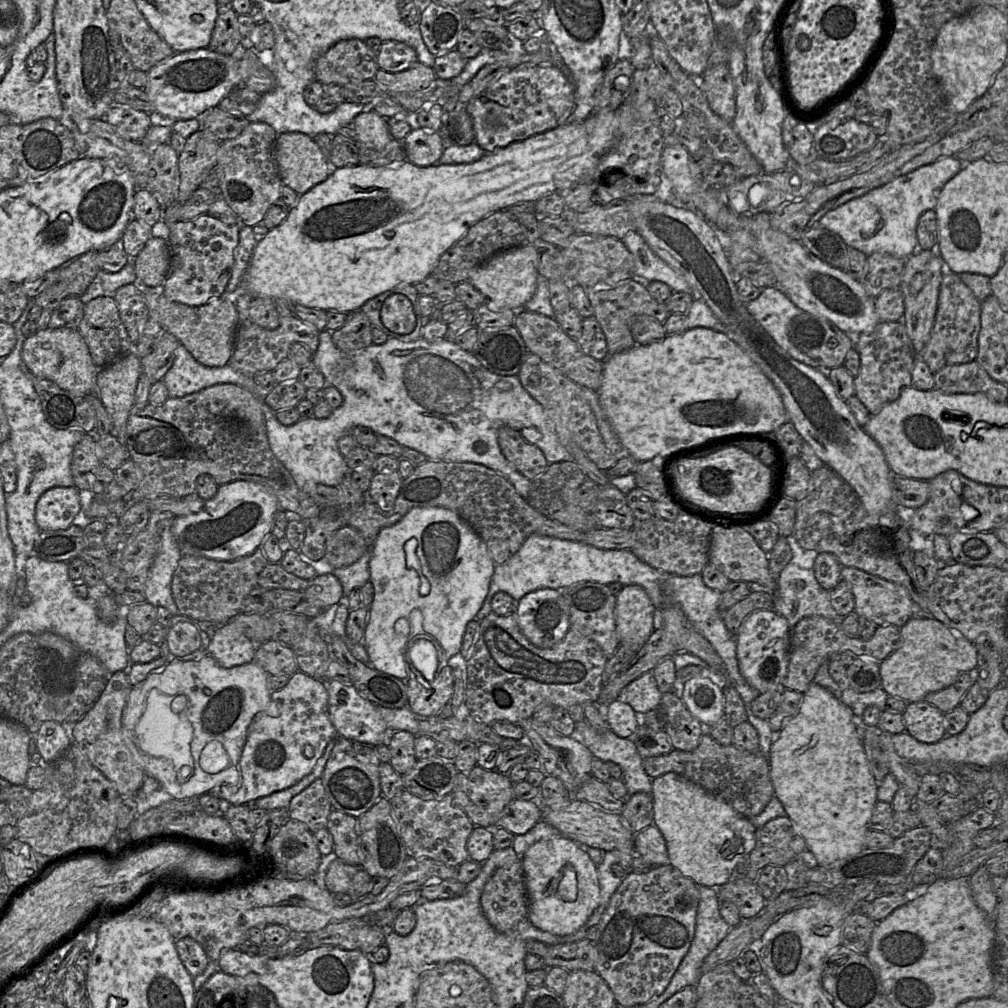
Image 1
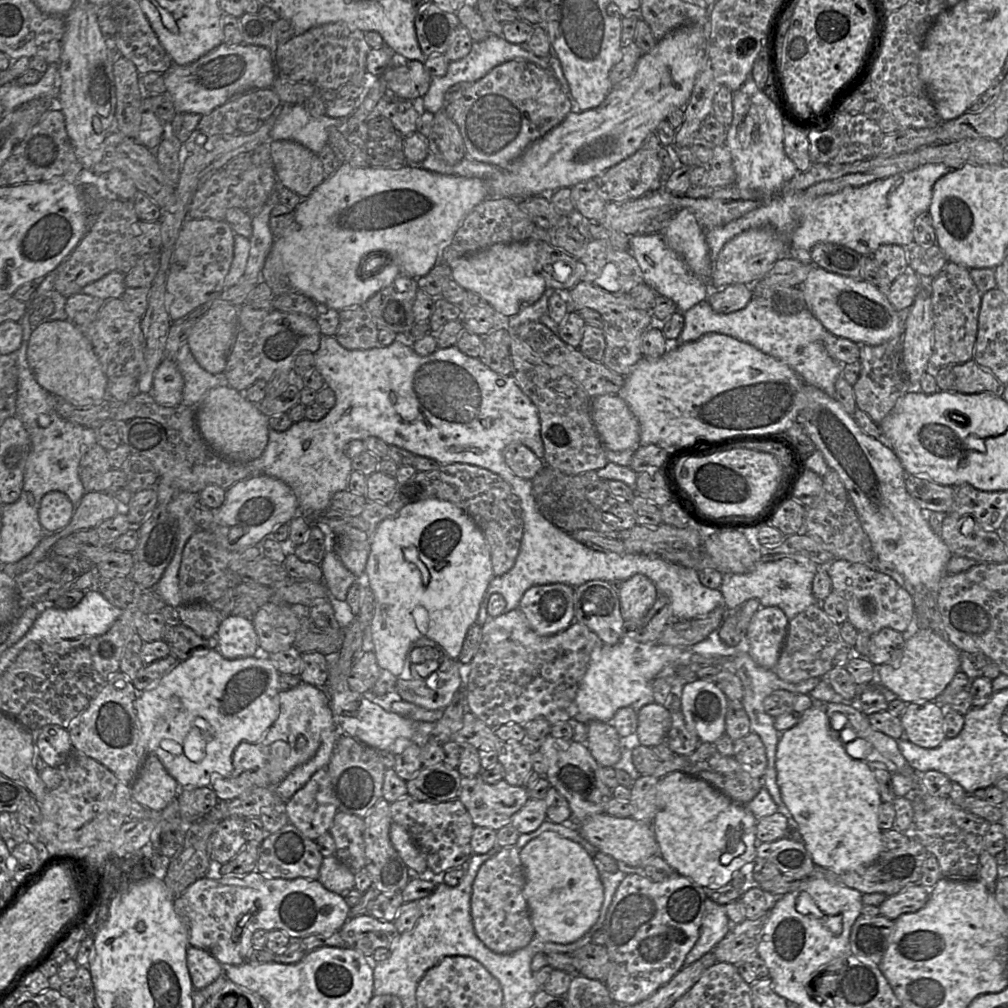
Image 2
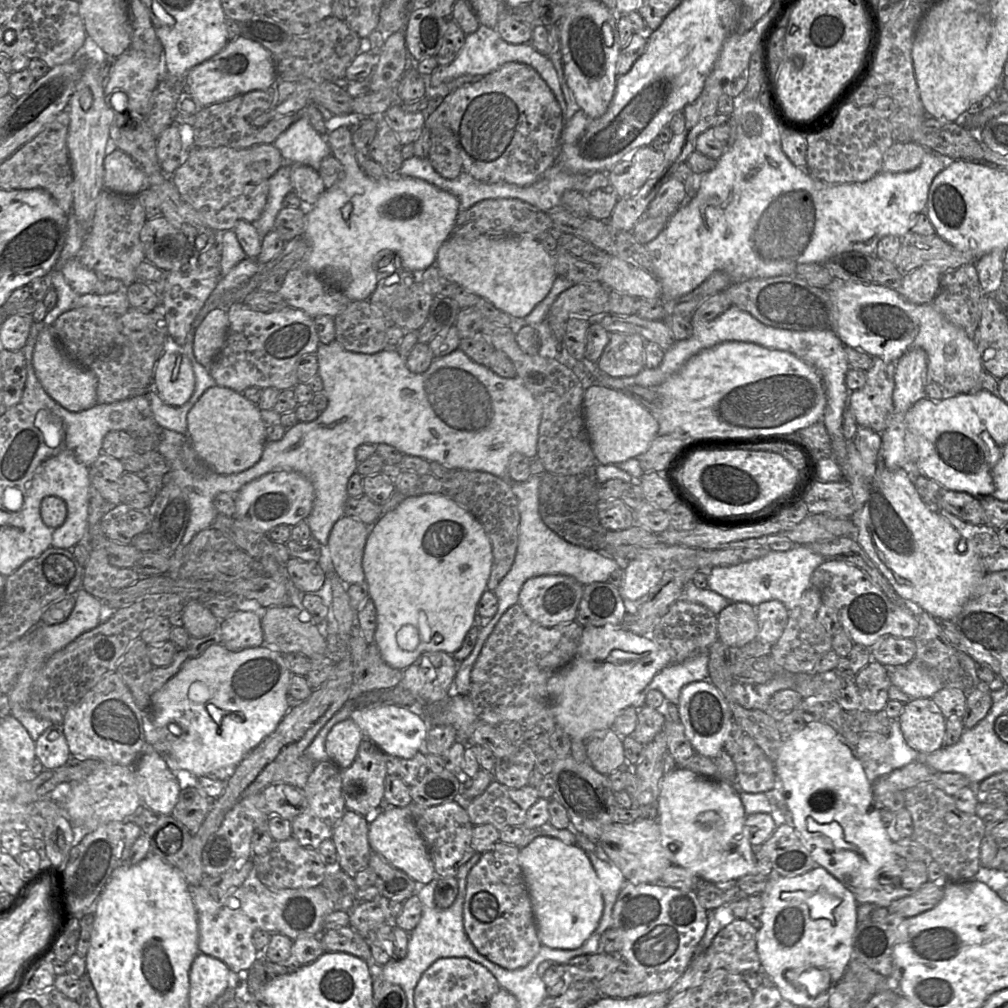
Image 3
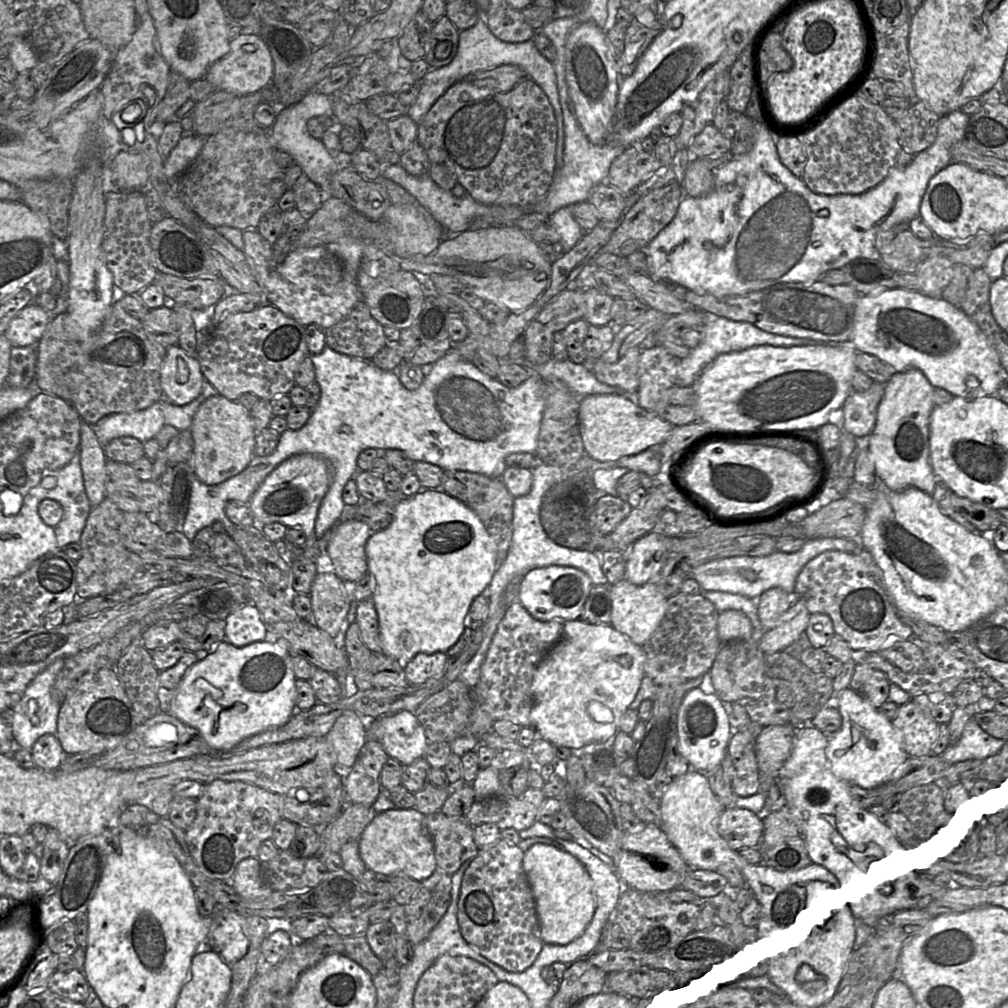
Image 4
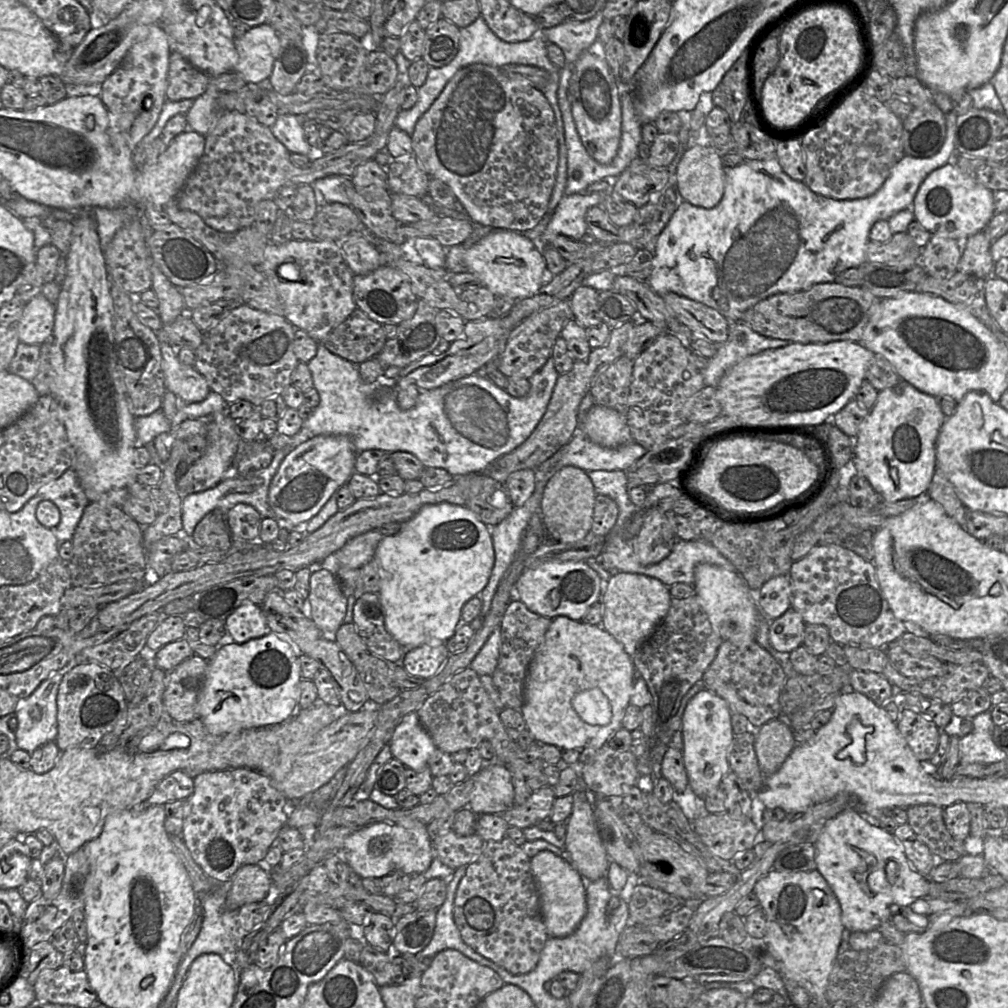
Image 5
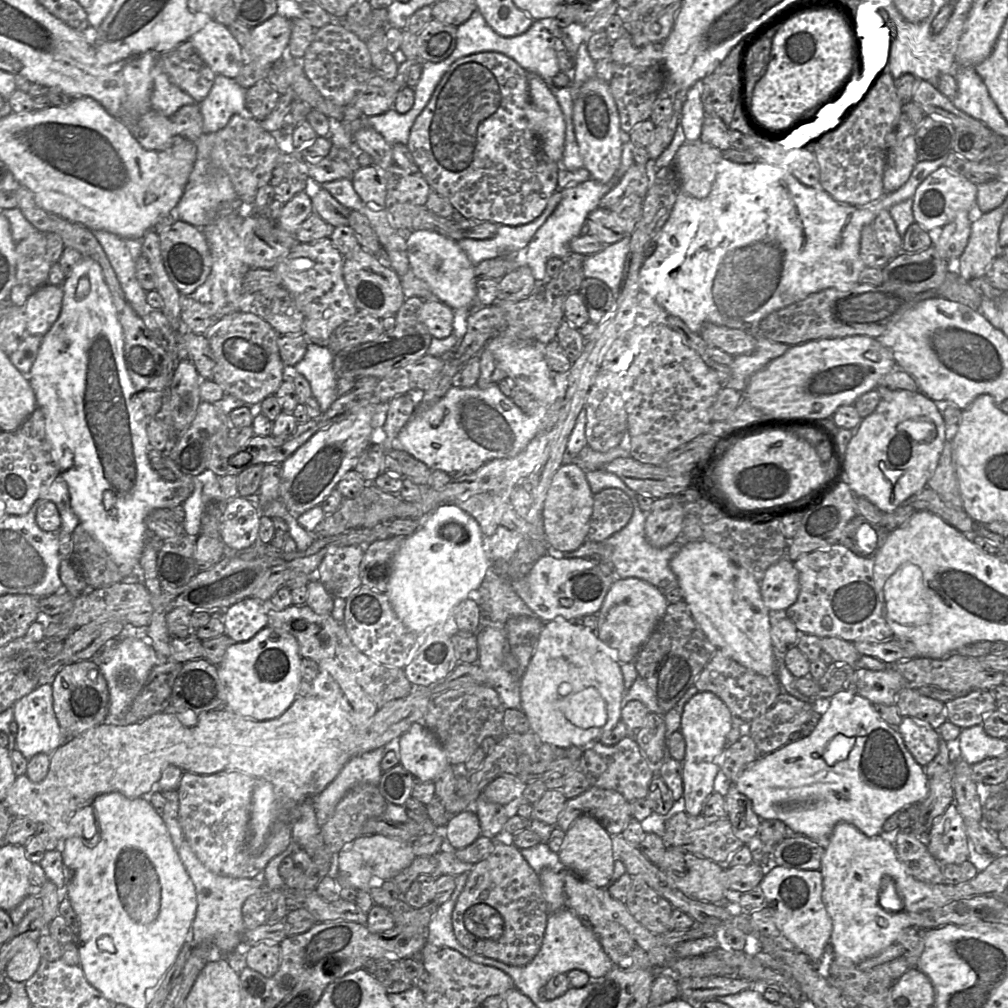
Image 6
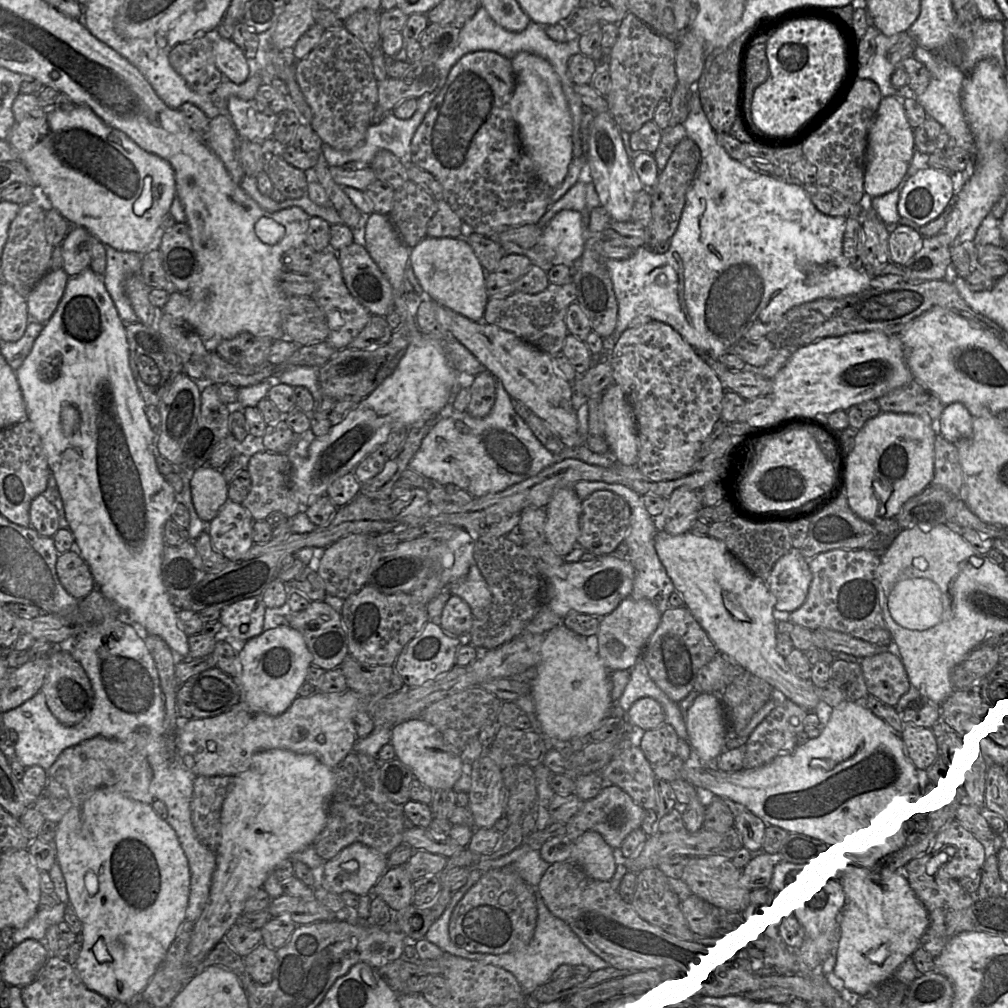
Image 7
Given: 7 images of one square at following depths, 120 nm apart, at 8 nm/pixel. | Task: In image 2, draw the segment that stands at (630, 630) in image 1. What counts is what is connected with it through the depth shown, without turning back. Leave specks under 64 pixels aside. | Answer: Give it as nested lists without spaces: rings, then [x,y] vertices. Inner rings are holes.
[[[642,574],[625,580],[619,591],[620,611],[624,621],[642,618],[657,598],[654,583]]]

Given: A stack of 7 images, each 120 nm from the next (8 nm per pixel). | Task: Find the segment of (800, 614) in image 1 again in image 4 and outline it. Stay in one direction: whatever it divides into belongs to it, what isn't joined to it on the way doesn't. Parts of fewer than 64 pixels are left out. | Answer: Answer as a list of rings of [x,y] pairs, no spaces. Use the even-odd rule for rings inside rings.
[[[817,538],[807,540],[802,548],[795,553],[775,551],[762,557],[734,556],[712,560],[696,567],[693,570],[693,579],[701,586],[702,591],[719,591],[743,595],[753,600],[766,590],[779,587],[793,596],[795,582],[802,568],[817,555],[829,551],[841,551],[857,554],[862,547],[858,539],[847,538]]]

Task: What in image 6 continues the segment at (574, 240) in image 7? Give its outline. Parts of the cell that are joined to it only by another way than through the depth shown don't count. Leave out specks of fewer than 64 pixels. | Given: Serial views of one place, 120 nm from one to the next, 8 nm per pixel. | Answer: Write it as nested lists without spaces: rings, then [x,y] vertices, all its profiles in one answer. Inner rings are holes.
[[[593,179],[587,180],[571,189],[564,189],[564,196],[555,213],[546,221],[542,228],[523,251],[524,265],[531,268],[535,280],[543,284],[547,279],[546,265],[552,258],[567,260],[572,256],[571,242],[582,235],[582,229],[589,215],[599,208],[604,196],[612,189],[613,184],[602,184]]]

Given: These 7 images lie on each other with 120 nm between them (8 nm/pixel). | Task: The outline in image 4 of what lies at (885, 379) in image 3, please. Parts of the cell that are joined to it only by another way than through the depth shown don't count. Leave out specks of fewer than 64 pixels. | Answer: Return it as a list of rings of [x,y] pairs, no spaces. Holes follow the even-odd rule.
[[[874,382],[865,392],[852,391],[843,411],[842,429],[855,437],[867,438],[874,429],[877,408],[883,397],[886,383]]]

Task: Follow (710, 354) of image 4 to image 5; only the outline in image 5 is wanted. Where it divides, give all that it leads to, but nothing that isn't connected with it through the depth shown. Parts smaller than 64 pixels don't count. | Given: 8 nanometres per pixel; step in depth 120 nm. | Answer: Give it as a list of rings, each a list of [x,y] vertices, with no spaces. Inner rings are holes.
[[[728,321],[728,338],[718,344],[717,353],[709,359],[708,366],[702,372],[705,386],[717,387],[726,371],[735,363],[741,361],[739,358],[747,358],[750,354],[762,349],[758,344],[769,341],[781,342],[781,345],[788,346],[793,343],[788,340],[765,337],[755,332],[746,323],[741,321]]]

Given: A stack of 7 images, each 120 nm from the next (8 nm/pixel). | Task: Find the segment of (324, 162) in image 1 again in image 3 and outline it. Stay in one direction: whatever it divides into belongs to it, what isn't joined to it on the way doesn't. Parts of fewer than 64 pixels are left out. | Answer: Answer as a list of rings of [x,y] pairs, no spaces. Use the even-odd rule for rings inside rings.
[[[291,164],[290,180],[293,191],[306,209],[313,206],[326,190],[318,170],[307,165]]]

